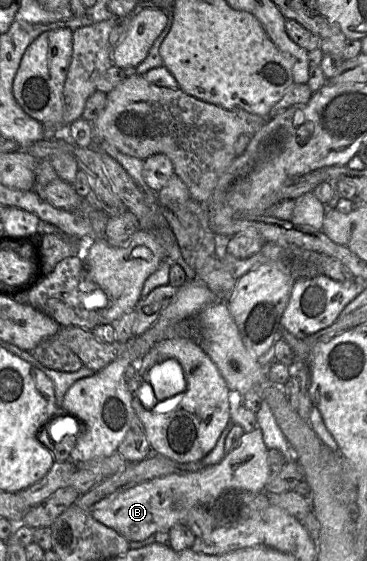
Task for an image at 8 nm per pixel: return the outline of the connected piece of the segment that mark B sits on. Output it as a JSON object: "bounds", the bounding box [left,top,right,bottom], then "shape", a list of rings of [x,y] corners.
{"bounds":[91,427,273,542],"shape":[[[257,427],[250,432],[244,432],[239,445],[228,452],[219,463],[207,465],[191,474],[168,474],[118,490],[94,504],[91,514],[129,542],[144,540],[157,532],[168,532],[175,524],[186,523],[187,515],[194,506],[208,506],[227,490],[266,490],[273,473],[269,465],[268,451],[262,430]]]}

